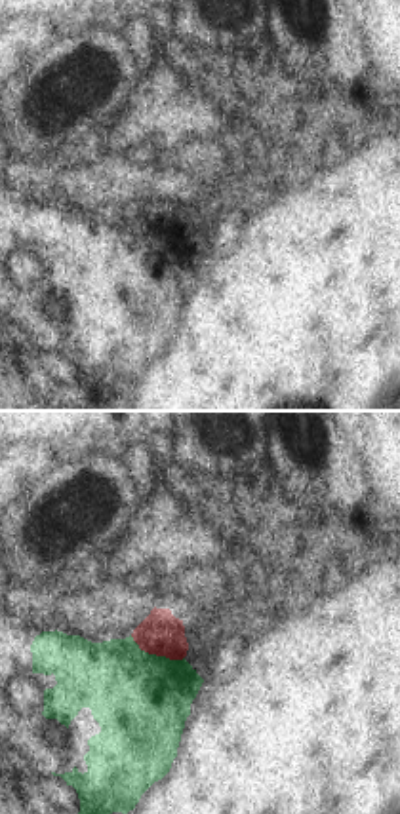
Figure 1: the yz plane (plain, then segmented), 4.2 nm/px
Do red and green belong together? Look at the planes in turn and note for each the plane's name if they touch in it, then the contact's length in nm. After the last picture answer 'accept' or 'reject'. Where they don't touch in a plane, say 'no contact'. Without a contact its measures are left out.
contact in yz; length 260 nm

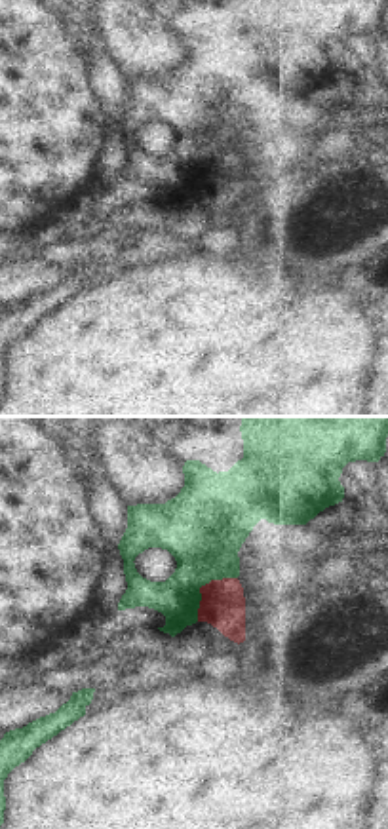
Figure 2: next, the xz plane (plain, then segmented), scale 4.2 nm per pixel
contact in xz; length 260 nm

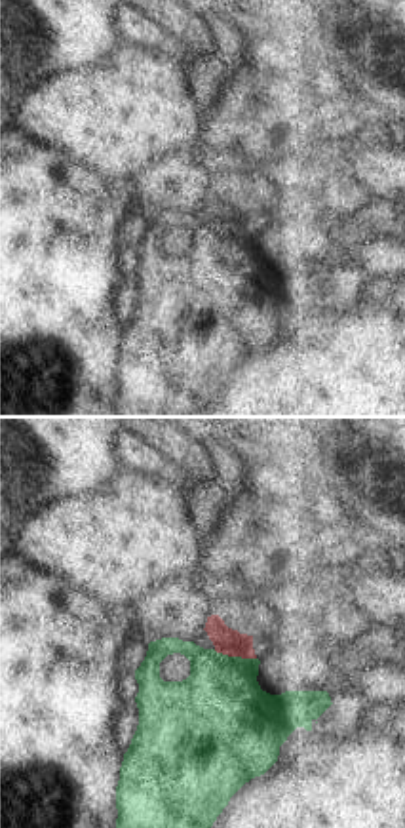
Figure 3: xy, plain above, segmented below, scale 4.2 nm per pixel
contact in xy; length 190 nm

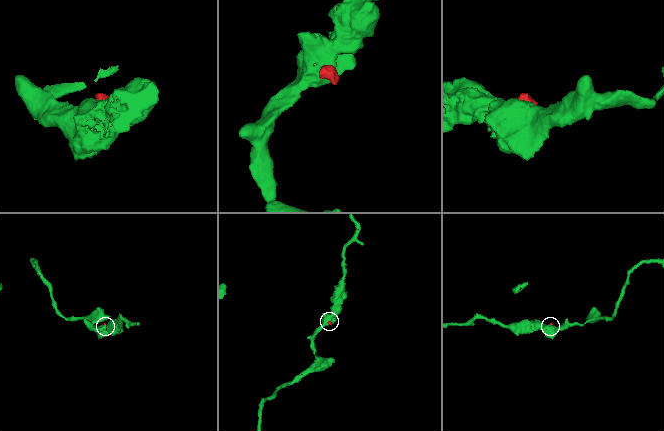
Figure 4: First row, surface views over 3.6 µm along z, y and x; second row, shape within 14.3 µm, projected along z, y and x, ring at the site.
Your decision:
accept

